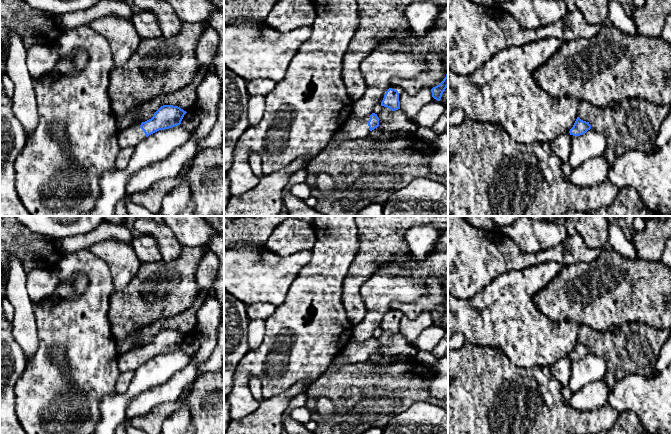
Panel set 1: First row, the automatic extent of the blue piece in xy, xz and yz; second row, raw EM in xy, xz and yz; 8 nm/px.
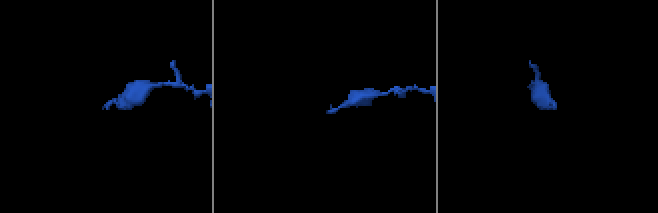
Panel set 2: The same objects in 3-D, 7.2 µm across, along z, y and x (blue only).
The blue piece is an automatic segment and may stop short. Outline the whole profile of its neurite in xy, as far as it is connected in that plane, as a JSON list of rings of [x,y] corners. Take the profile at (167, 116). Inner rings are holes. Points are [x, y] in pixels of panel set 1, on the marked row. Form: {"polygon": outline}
{"polygon": [[[163,105],[154,113],[151,119],[142,122],[140,125],[131,125],[120,130],[118,144],[120,148],[135,147],[146,137],[159,130],[180,125],[186,113],[178,106]]]}

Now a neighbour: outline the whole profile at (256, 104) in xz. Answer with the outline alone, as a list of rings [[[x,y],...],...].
[[[251,96],[248,100],[248,120],[250,126],[257,125],[264,116],[266,100],[264,96]]]

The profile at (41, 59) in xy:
[[[35,44],[26,49],[26,63],[32,78],[38,79],[54,70],[58,54],[49,46]]]

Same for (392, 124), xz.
[[[381,106],[377,116],[379,118],[379,126],[370,131],[367,137],[375,144],[408,135],[416,135],[419,129],[400,109],[392,111],[387,107]]]

